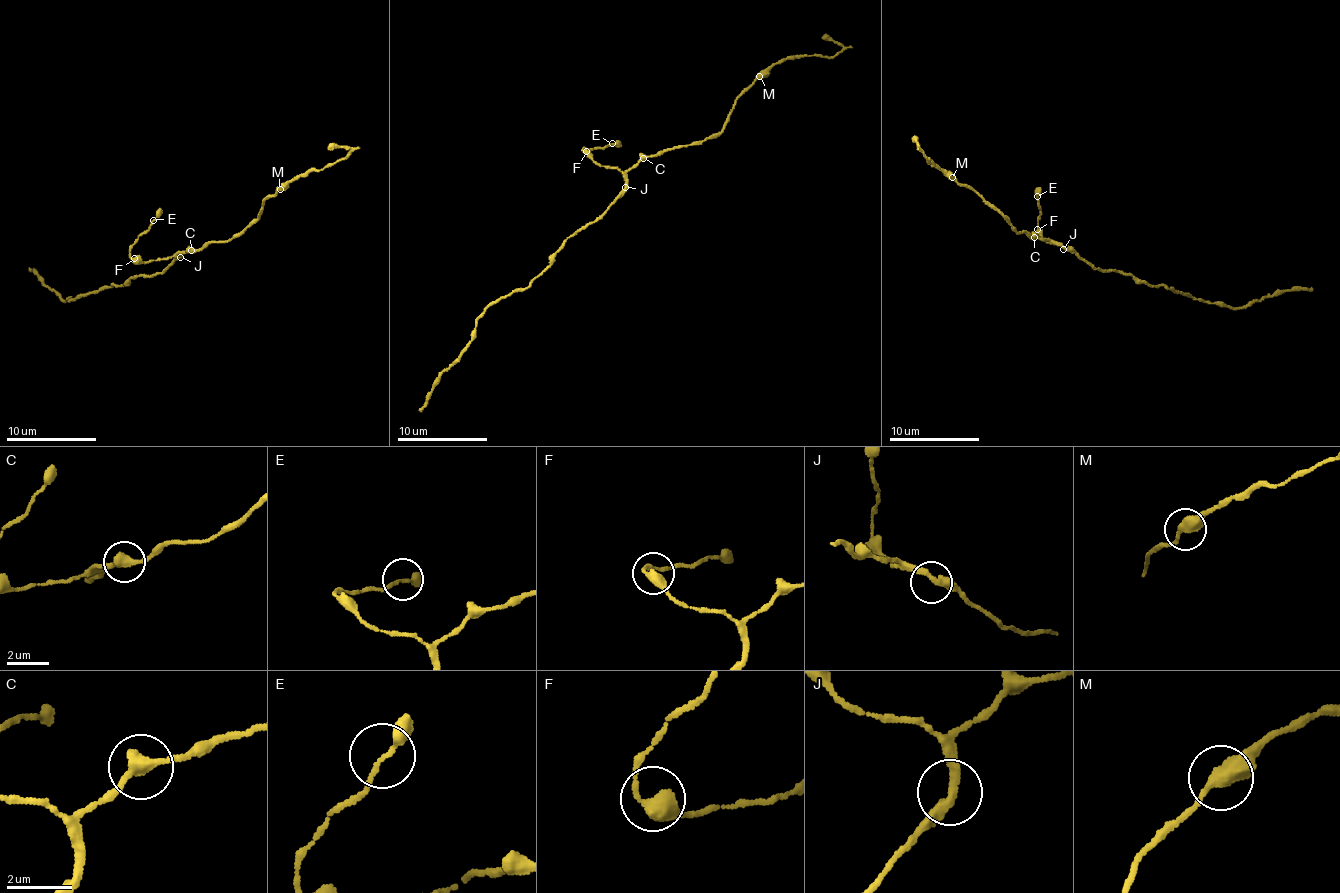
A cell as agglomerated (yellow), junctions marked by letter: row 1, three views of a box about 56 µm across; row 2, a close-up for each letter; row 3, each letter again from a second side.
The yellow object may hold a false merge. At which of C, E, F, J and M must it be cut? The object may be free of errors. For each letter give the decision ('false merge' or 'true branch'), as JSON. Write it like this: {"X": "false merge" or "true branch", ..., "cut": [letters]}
{"C": "true branch", "E": "true branch", "F": "true branch", "J": "true branch", "M": "true branch", "cut": []}

